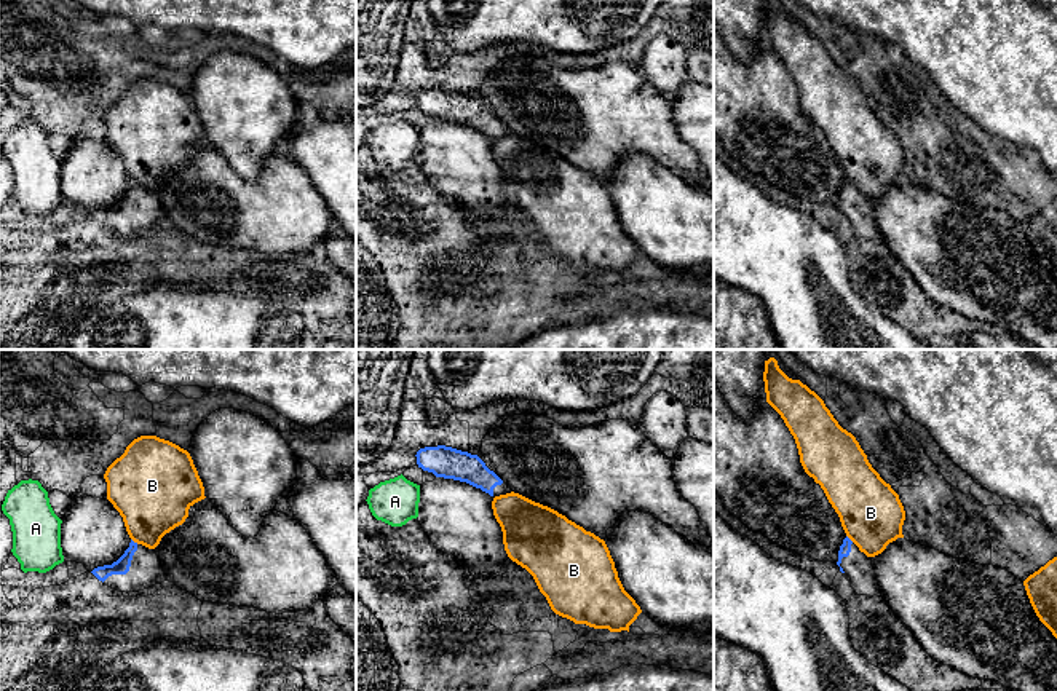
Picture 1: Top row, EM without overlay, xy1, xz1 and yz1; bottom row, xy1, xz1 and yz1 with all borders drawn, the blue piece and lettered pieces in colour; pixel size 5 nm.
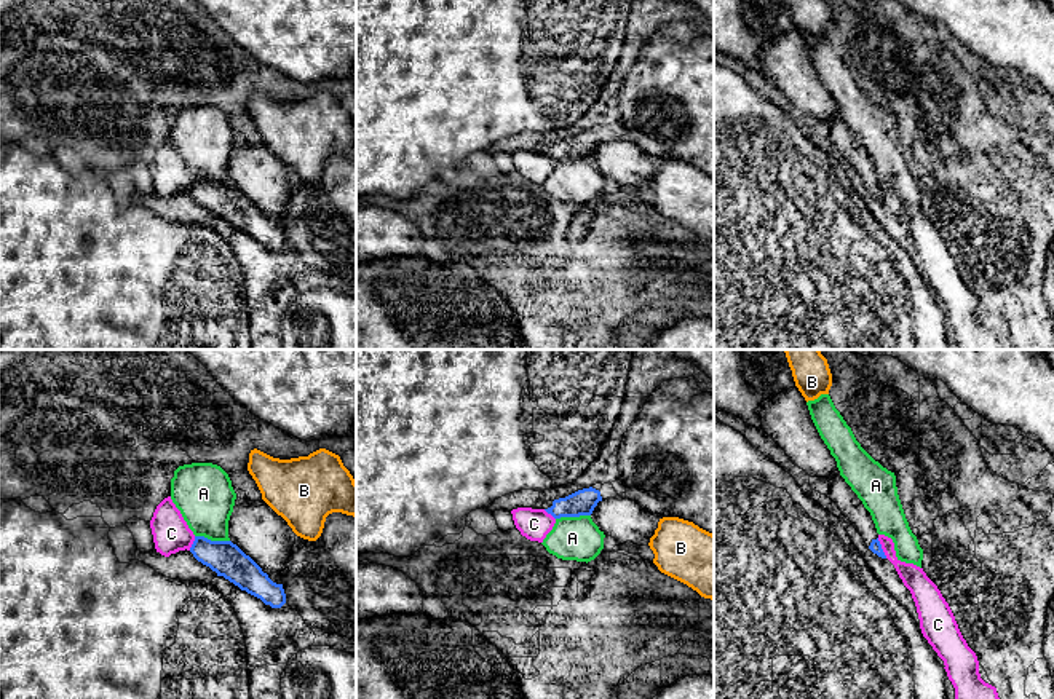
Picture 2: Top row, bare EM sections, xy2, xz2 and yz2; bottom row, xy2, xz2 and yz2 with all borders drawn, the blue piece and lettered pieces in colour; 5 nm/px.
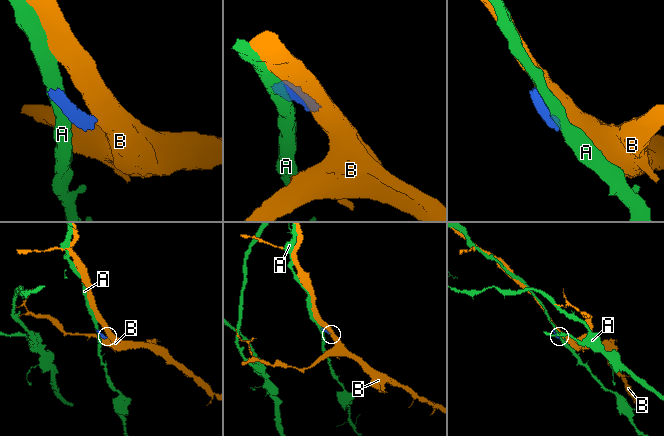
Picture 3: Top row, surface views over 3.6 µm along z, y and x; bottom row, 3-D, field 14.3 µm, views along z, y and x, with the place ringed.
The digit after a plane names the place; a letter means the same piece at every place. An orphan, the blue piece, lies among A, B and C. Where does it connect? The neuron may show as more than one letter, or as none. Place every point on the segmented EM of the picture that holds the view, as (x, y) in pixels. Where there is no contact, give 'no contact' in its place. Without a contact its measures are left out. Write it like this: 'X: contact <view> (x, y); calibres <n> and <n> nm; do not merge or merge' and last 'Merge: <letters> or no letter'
A: contact xy2 (213, 541); calibres 170 and 300 nm; do not merge
B: contact xy1 (133, 541); calibres 80 and 380 nm; do not merge
C: contact yz2 (880, 548); calibres 60 and 120 nm; do not merge
Merge: no letter

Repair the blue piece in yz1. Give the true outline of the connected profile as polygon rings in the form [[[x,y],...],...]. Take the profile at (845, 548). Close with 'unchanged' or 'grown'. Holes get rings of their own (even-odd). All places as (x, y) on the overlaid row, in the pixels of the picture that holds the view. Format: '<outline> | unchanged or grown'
[[[846,536],[838,551],[840,571],[848,576],[857,595],[873,597],[880,594],[880,586],[870,557]]] | grown

